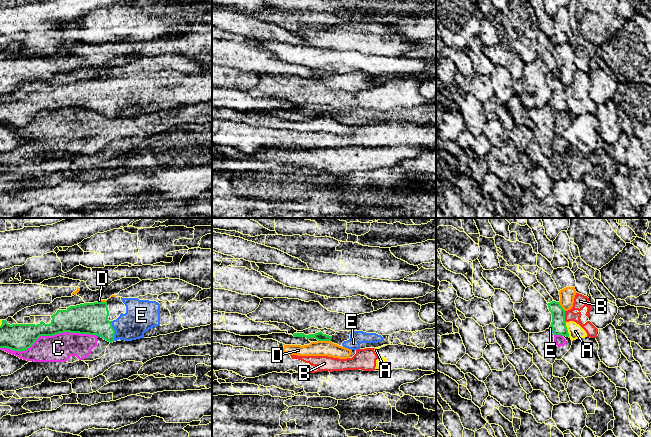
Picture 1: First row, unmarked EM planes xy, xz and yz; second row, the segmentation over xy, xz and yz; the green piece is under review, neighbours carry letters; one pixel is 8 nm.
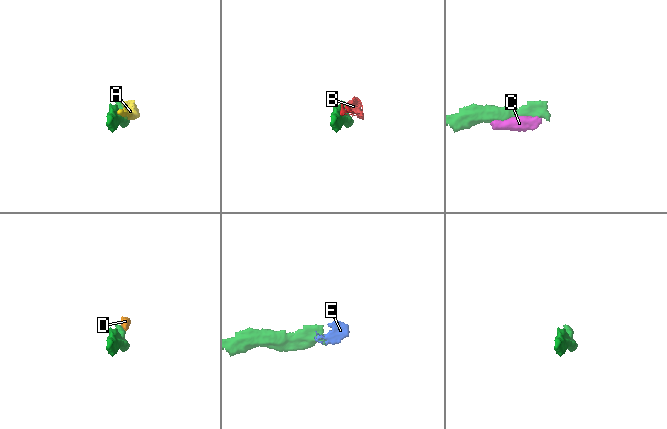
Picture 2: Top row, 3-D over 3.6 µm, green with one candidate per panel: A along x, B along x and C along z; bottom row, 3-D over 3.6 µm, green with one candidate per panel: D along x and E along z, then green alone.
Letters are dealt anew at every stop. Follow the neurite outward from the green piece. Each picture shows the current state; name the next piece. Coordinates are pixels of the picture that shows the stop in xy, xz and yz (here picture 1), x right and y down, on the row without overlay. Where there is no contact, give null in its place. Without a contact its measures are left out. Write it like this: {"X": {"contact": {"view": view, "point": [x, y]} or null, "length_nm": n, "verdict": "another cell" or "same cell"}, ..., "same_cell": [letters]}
{"A": {"contact": {"view": "yz", "point": [567, 106]}, "length_nm": 130, "verdict": "another cell"}, "B": {"contact": {"view": "yz", "point": [564, 92]}, "length_nm": 90, "verdict": "another cell"}, "C": {"contact": {"view": "xy", "point": [47, 111]}, "length_nm": 800, "verdict": "another cell"}, "D": {"contact": {"view": "xz", "point": [324, 116]}, "length_nm": 100, "verdict": "another cell"}, "E": {"contact": {"view": "xy", "point": [114, 107]}, "length_nm": 160, "verdict": "same cell"}, "same_cell": ["E"]}

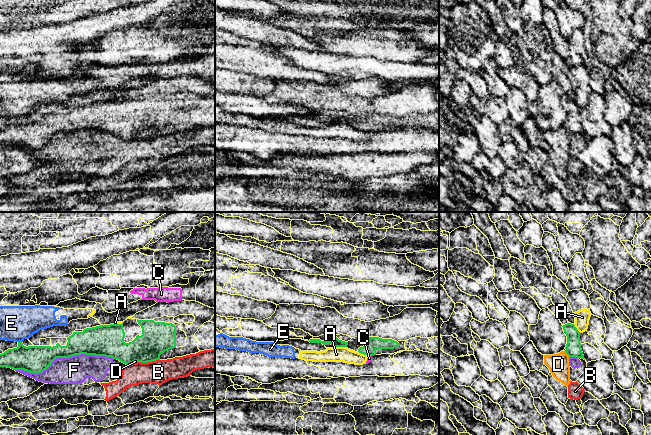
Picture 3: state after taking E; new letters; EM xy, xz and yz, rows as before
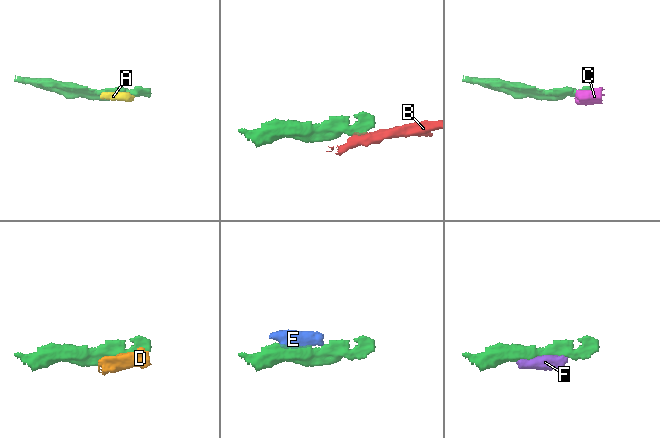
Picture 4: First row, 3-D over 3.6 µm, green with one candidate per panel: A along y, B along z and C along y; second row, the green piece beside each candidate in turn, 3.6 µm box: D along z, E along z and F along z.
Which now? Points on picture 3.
{"A": {"contact": {"view": "xz", "point": [340, 122]}, "length_nm": 100, "verdict": "another cell"}, "B": {"contact": {"view": "xy", "point": [148, 137]}, "length_nm": 190, "verdict": "another cell"}, "C": {"contact": {"view": "xz", "point": [370, 131]}, "length_nm": 30, "verdict": "another cell"}, "D": {"contact": {"view": "yz", "point": [567, 130]}, "length_nm": 60, "verdict": "another cell"}, "E": {"contact": {"view": "xy", "point": [20, 118]}, "length_nm": 30, "verdict": "another cell"}, "F": {"contact": {"view": "xy", "point": [64, 133]}, "length_nm": 800, "verdict": "another cell"}, "same_cell": []}

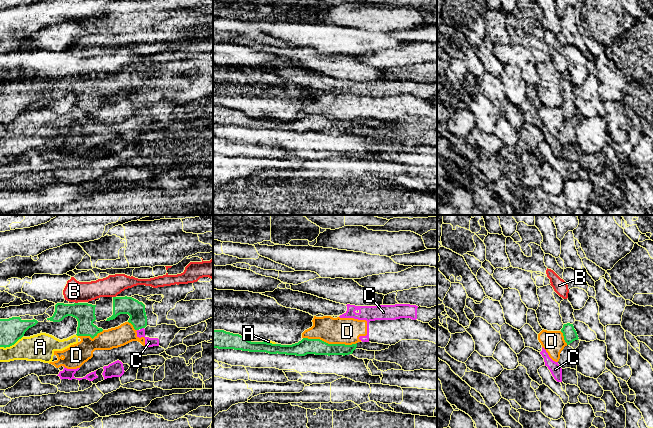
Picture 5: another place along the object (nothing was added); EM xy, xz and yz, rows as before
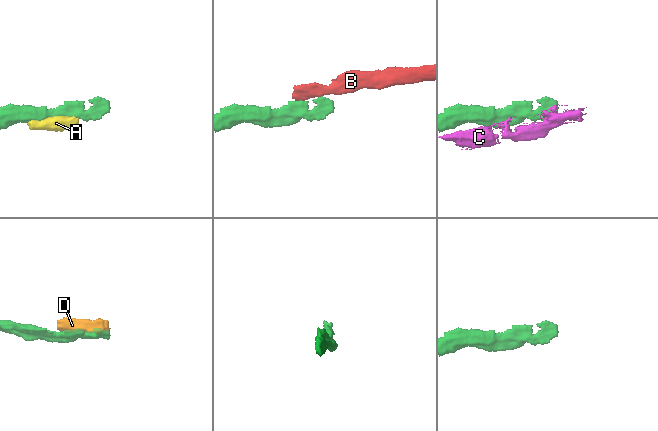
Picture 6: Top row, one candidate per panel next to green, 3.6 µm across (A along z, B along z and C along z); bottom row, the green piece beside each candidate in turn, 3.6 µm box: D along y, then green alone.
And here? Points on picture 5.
{"A": {"contact": {"view": "xy", "point": [11, 121]}, "length_nm": 200, "verdict": "another cell"}, "B": {"contact": {"view": "xy", "point": [114, 73]}, "length_nm": 30, "verdict": "another cell"}, "C": {"contact": {"view": "xy", "point": [141, 104]}, "length_nm": 40, "verdict": "another cell"}, "D": {"contact": {"view": "xz", "point": [330, 120]}, "length_nm": 440, "verdict": "another cell"}, "same_cell": []}

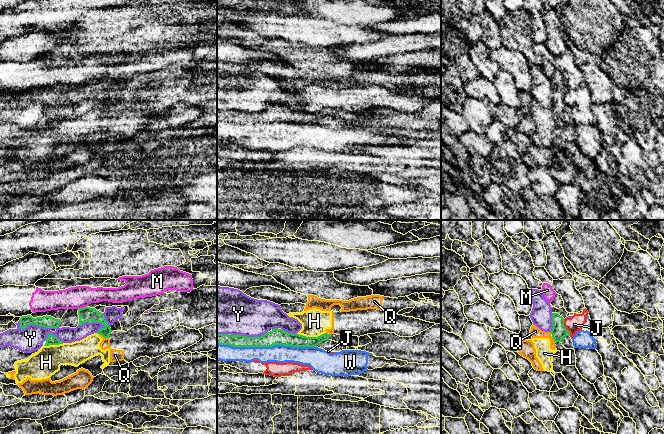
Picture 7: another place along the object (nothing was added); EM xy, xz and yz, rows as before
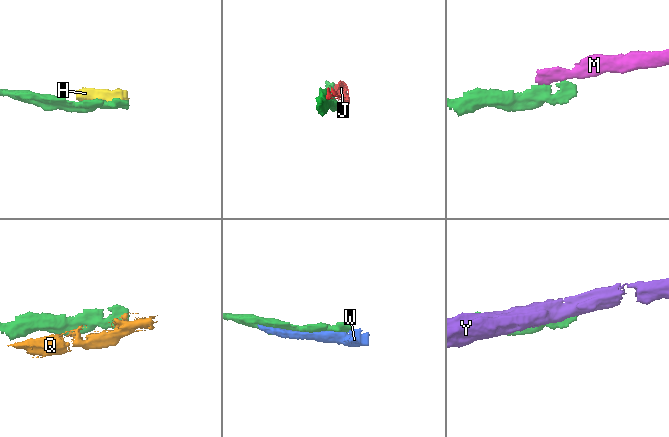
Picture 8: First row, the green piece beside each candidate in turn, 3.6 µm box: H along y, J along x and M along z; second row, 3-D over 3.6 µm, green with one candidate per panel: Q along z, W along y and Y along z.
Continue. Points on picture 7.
{"H": {"contact": {"view": "xz", "point": [311, 113]}, "length_nm": 240, "verdict": "another cell"}, "J": {"contact": {"view": "yz", "point": [564, 103]}, "length_nm": 150, "verdict": "another cell"}, "M": {"contact": {"view": "xy", "point": [82, 84]}, "length_nm": 70, "verdict": "another cell"}, "Q": {"contact": {"view": "xy", "point": [104, 113]}, "length_nm": 90, "verdict": "another cell"}, "W": {"contact": {"view": "xz", "point": [267, 122]}, "length_nm": 800, "verdict": "another cell"}, "Y": {"contact": {"view": "xy", "point": [36, 100]}, "length_nm": 340, "verdict": "another cell"}, "same_cell": []}

